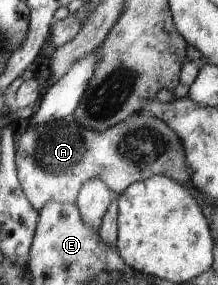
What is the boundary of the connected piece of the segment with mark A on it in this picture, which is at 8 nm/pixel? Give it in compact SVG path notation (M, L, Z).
M144 112L129 116L128 119L104 132L85 128L73 114L69 114L60 122L29 126L24 133L21 133L17 142L16 165L19 168L19 180L25 196L38 212L45 207L45 204L53 201L76 203L81 188L88 183L89 178L95 178L95 176L101 178L114 194L119 195L134 183L149 179L154 175L172 177L181 184L189 182L192 178L184 142L181 141L179 134L159 117Z

